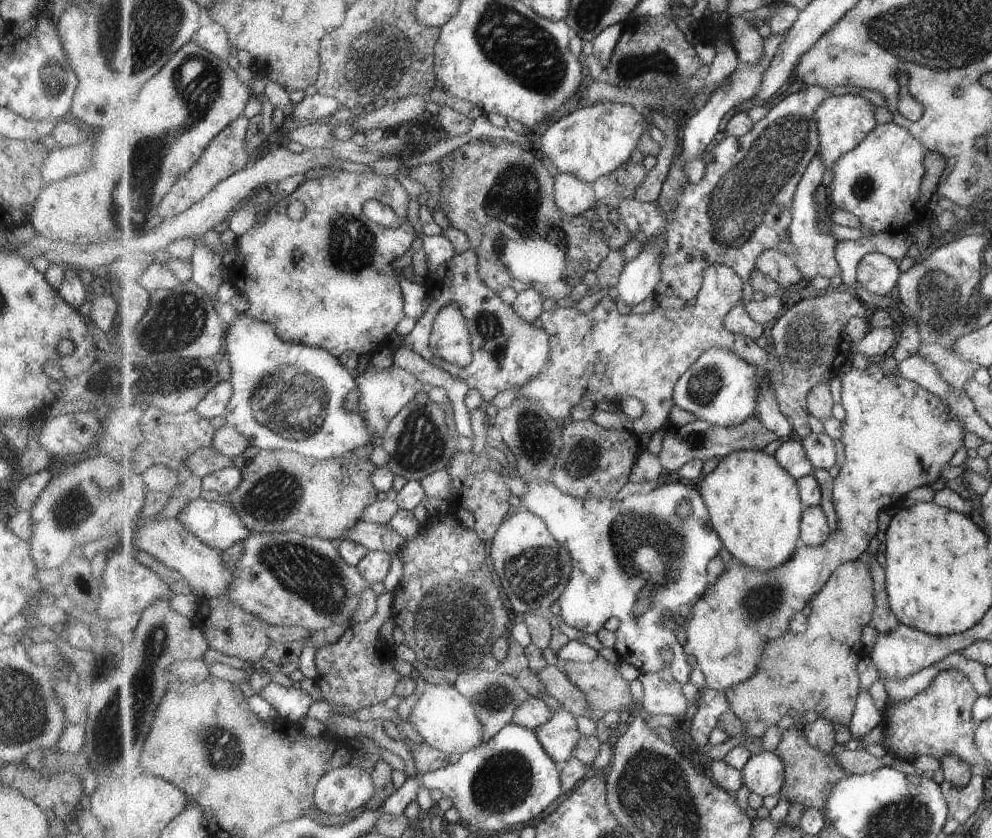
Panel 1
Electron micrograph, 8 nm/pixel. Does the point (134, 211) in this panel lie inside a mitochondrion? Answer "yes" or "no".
yes

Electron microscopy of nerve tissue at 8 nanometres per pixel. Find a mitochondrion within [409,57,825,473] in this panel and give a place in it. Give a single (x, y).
(737, 203)

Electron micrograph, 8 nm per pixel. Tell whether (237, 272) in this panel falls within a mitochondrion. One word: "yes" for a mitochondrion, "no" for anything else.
no

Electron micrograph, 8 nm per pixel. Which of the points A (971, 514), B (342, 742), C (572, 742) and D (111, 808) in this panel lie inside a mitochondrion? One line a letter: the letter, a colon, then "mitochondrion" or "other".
A: other
B: other
C: other
D: other

